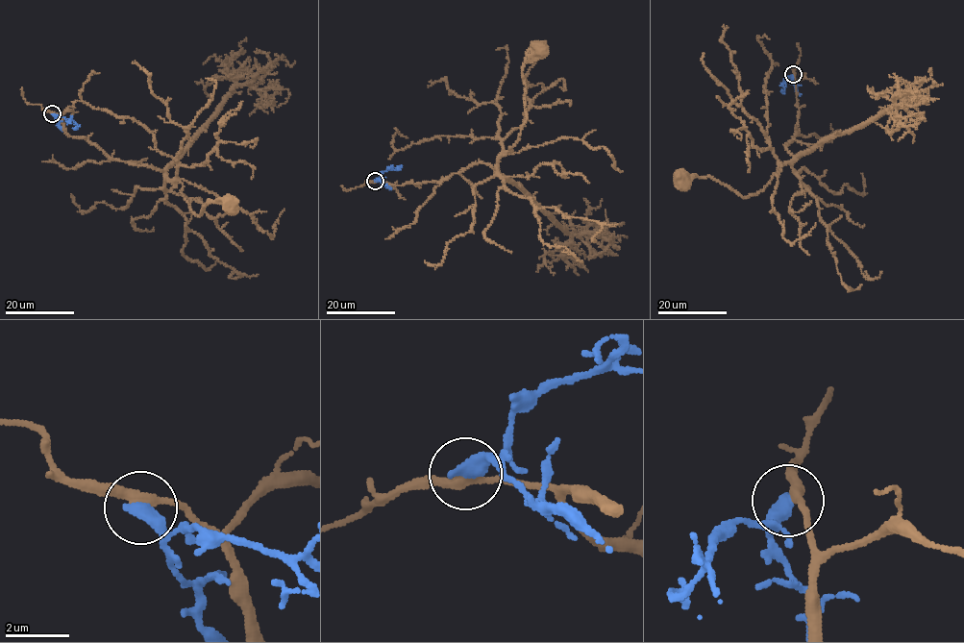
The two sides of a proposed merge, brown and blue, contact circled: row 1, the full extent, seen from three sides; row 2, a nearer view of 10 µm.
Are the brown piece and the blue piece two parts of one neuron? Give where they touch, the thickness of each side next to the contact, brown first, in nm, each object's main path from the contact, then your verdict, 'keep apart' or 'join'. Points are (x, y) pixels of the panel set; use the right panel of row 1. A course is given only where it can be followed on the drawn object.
place (793, 74); calibres 300 and 480 nm; course brown (793, 74), (797, 134), (786, 148), (794, 157), (778, 166), (761, 190), (742, 196), (709, 177), (681, 181); course blue (793, 74), (785, 78), (782, 91); keep apart

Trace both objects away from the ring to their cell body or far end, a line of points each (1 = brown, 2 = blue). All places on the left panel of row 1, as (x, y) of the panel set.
1: (52, 113), (69, 135), (86, 138), (111, 158), (160, 169), (179, 182), (195, 214), (208, 201), (230, 206)
2: (52, 113), (71, 119), (77, 124), (73, 128)

